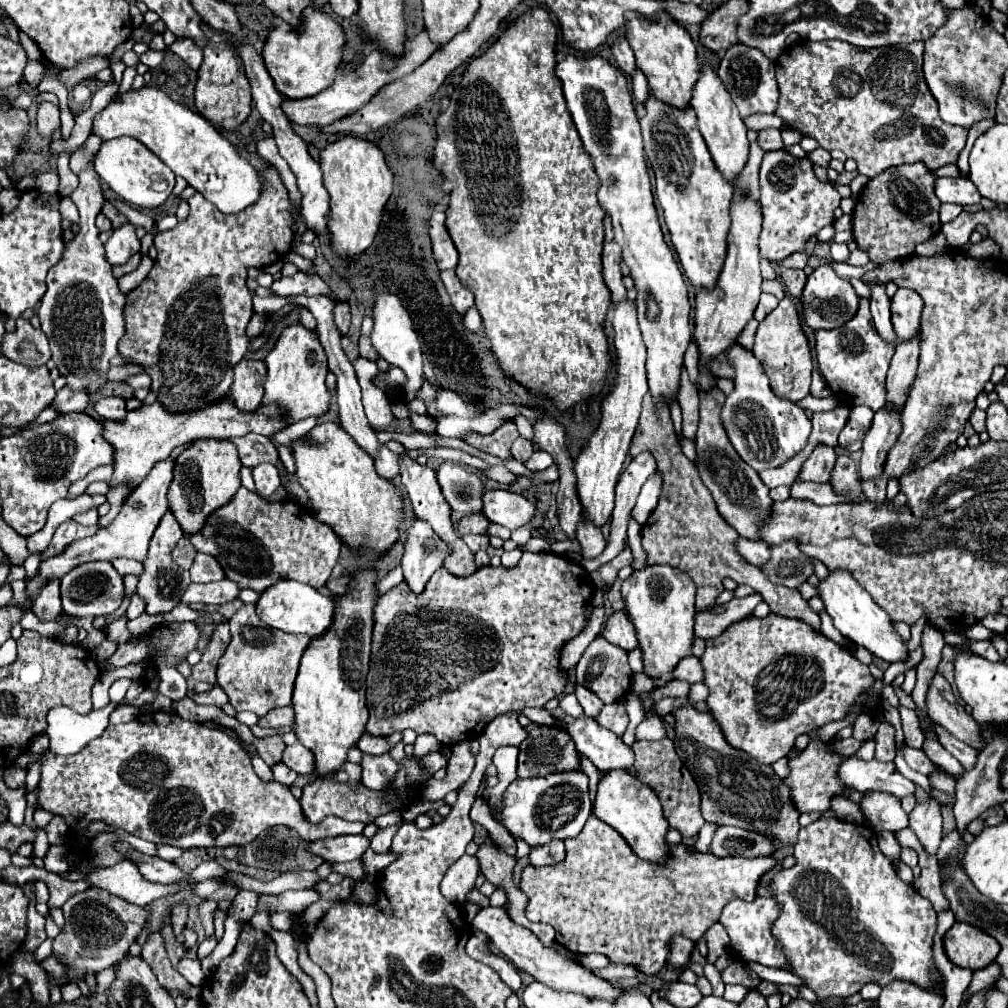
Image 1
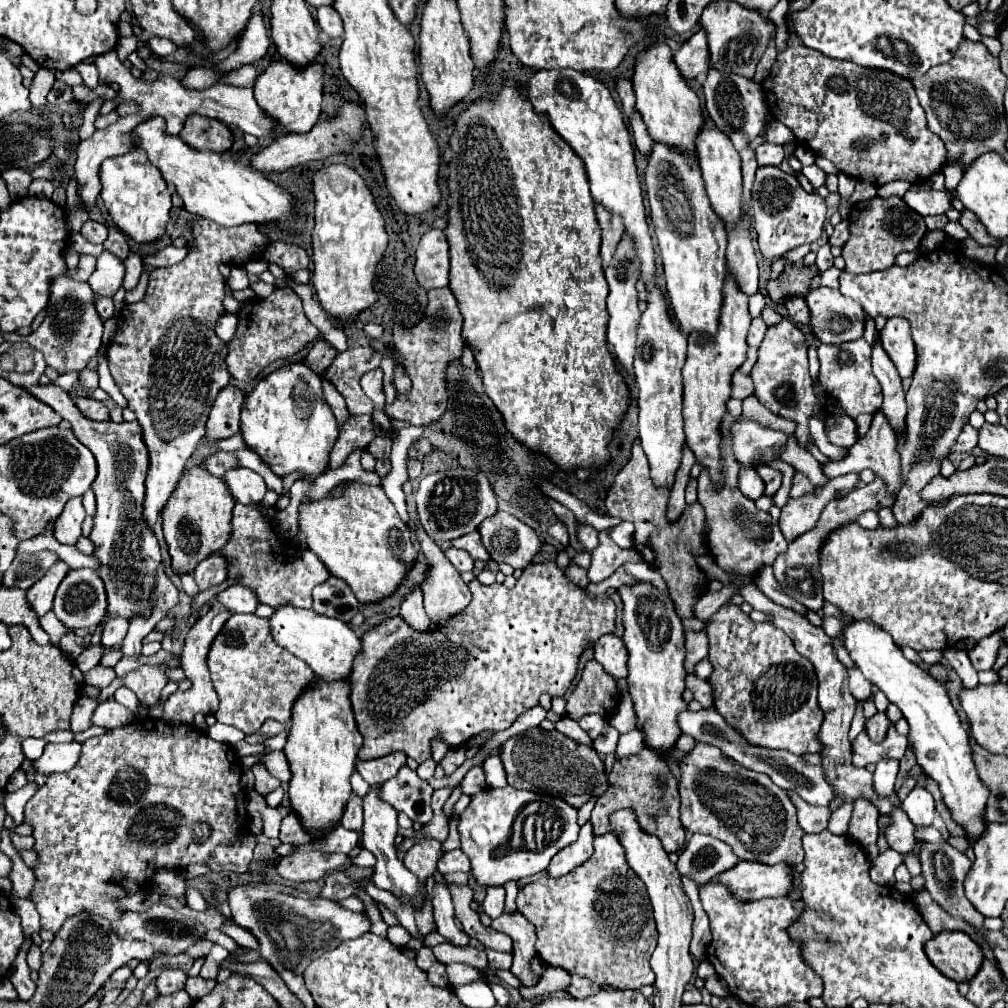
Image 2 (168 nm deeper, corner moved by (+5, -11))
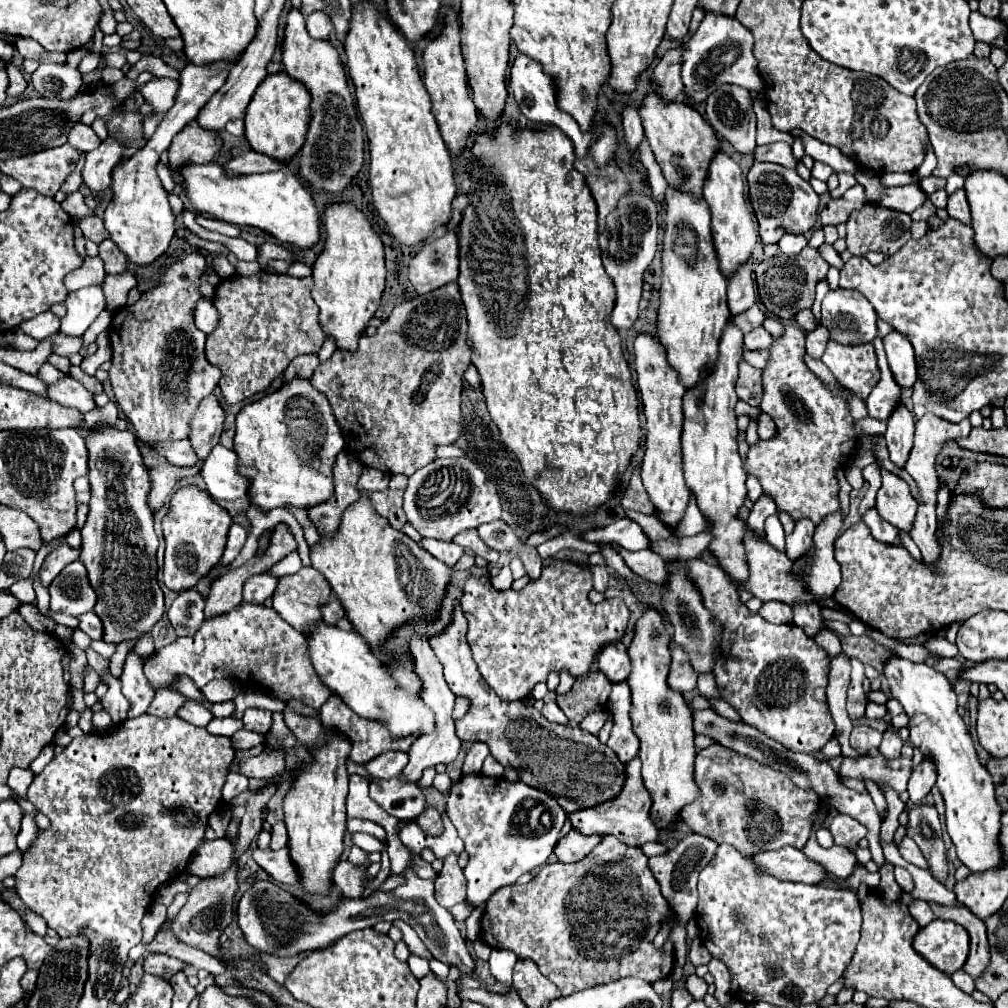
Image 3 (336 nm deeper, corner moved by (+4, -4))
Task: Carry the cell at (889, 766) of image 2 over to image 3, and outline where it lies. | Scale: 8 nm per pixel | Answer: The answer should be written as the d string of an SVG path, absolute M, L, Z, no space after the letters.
M884 731L882 735L882 743L880 743L880 753L888 759L894 759L900 755L900 749L902 749L902 739L898 737L898 733L894 731Z

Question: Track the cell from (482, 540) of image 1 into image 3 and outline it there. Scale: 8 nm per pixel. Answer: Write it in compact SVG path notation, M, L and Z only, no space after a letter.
M422 539L420 545L422 545L430 555L434 555L436 559L440 559L440 561L446 563L446 565L454 565L454 563L462 557L462 553L464 553L464 549L458 547L458 545L452 543L452 541L446 543L446 541L436 541L436 539Z

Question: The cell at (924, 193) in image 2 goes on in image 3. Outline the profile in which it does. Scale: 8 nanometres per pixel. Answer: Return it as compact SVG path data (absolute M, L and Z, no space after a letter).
M856 167L854 177L864 187L866 203L872 203L878 207L912 213L916 207L920 207L928 199L916 183L904 185L904 187L882 187L880 177L866 167Z

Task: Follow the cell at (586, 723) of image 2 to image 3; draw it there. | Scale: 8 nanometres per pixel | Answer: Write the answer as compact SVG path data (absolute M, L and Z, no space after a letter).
M594 711L592 715L588 715L588 717L580 723L580 729L588 731L588 733L592 733L592 735L598 735L598 731L600 731L600 727L604 725L606 717L608 717L608 711Z

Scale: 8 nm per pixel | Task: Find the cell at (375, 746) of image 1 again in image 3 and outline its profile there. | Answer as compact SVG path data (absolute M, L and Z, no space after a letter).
M390 751L378 755L374 761L366 765L366 769L376 777L376 779L392 779L402 773L406 767L406 753L400 751Z

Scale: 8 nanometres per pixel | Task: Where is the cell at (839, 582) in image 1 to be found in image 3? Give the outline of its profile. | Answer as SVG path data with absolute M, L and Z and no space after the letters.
M900 657L888 659L884 677L890 685L892 697L898 699L910 717L910 741L924 757L930 757L938 771L938 789L946 803L946 829L956 847L958 859L972 871L986 871L1002 865L1002 849L998 843L1002 809L994 797L992 775L976 757L972 737L966 731L956 707L956 693L946 675L936 673L924 663L912 663Z

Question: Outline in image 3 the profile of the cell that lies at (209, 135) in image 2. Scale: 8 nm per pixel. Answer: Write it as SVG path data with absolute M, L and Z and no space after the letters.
M190 121L174 139L168 149L168 169L176 185L184 185L180 171L186 165L210 163L220 151L222 139L216 131L202 129L196 121Z

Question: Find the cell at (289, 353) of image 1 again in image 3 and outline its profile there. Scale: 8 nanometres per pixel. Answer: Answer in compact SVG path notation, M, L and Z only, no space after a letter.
M294 379L290 385L282 385L278 391L266 395L260 401L254 401L236 415L236 437L234 451L238 455L238 473L250 479L250 503L260 511L268 513L276 507L298 507L310 509L318 503L326 503L330 495L334 495L332 467L336 463L336 455L344 449L344 437L340 433L338 423L334 421L328 399L316 391L308 379Z

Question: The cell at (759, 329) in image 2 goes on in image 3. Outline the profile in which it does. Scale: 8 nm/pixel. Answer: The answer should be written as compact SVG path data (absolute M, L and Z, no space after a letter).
M764 327L754 329L754 331L750 331L750 333L744 335L744 347L750 349L750 351L768 349L770 343L772 343L772 337L770 337L770 333L768 333Z

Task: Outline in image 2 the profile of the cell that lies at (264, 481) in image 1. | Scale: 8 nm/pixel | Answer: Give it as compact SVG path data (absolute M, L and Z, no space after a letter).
M243 466L229 470L225 474L225 482L227 482L233 498L241 504L259 502L267 492L265 480L257 472L249 470L249 468L243 468Z

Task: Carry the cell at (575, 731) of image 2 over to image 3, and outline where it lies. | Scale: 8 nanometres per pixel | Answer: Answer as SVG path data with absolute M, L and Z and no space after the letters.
M548 701L548 703L544 703L544 707L542 707L542 711L540 711L548 721L554 721L554 723L564 723L564 725L570 725L568 721L566 721L566 715L562 713L562 709L554 703L554 701Z

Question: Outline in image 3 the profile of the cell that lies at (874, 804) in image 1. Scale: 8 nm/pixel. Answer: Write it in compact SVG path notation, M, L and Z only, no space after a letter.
M908 835L904 837L904 841L900 843L898 849L900 849L900 855L902 855L908 863L912 863L912 865L916 865L916 867L920 867L920 869L928 869L928 863L926 863L922 851L918 849L918 845L916 845Z

